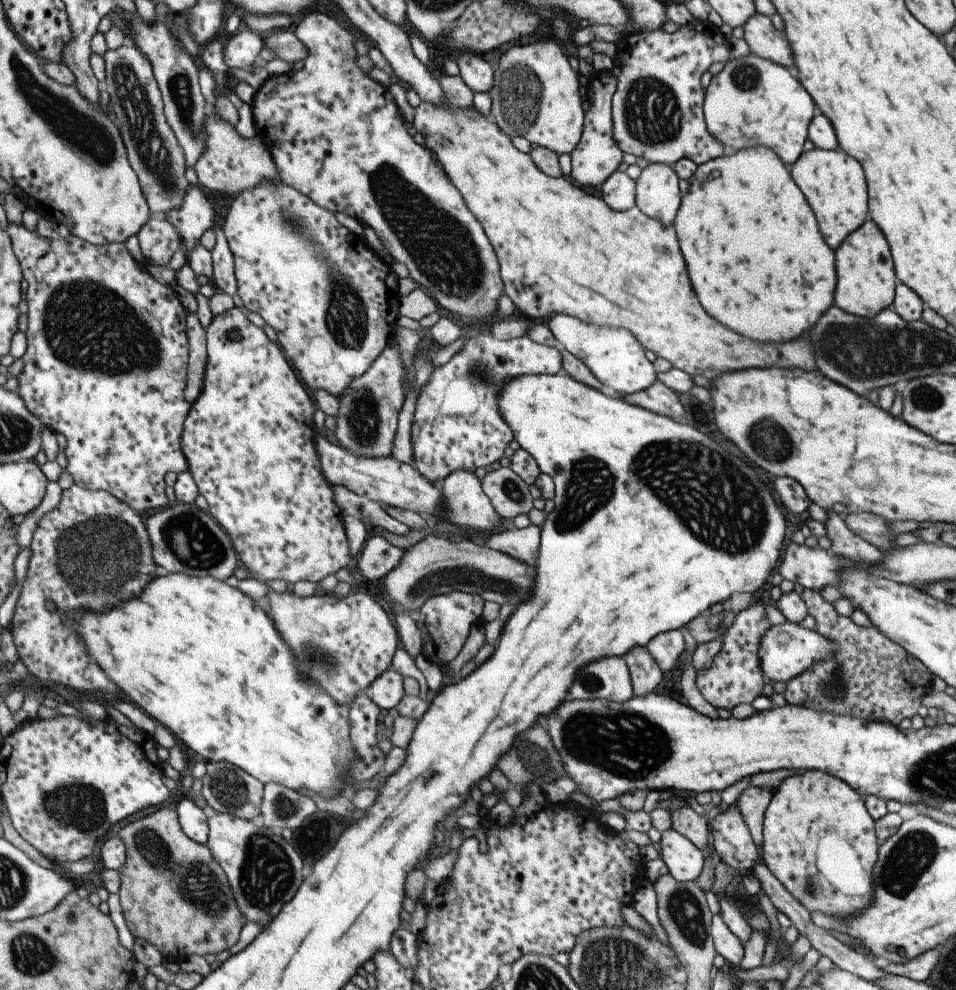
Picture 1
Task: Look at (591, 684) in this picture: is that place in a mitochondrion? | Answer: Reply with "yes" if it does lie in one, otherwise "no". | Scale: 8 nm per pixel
yes

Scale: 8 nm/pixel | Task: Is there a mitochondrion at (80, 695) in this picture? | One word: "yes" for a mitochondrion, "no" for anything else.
no

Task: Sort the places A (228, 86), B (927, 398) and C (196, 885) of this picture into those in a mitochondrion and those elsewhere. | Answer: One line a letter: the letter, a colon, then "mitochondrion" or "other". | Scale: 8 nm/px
A: other
B: mitochondrion
C: mitochondrion

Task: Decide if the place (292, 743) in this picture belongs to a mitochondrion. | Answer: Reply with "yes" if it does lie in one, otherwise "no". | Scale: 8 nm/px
no

